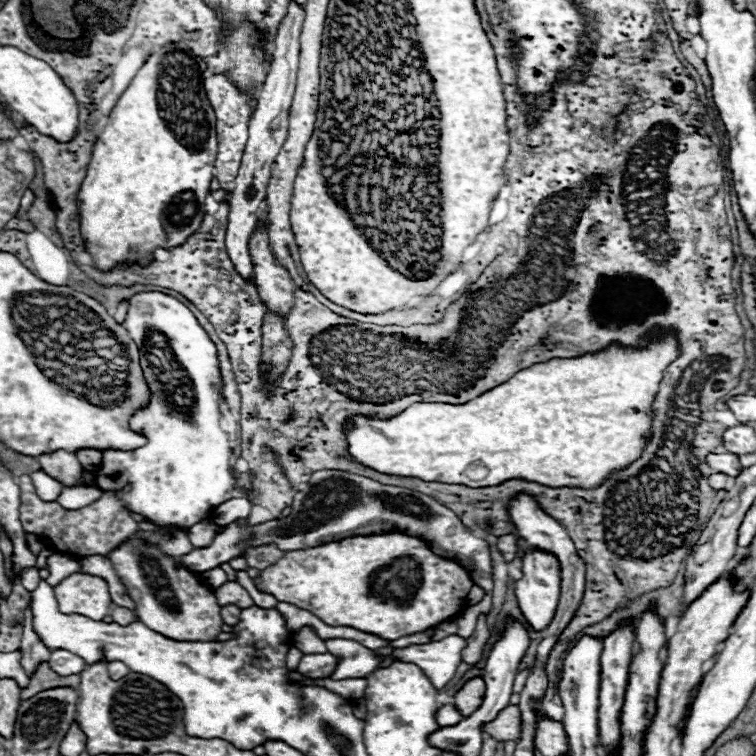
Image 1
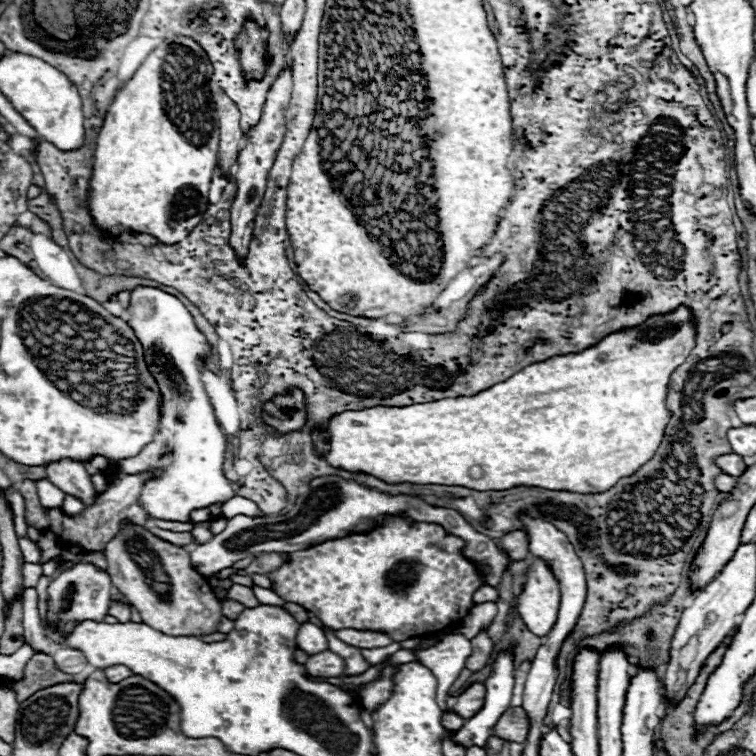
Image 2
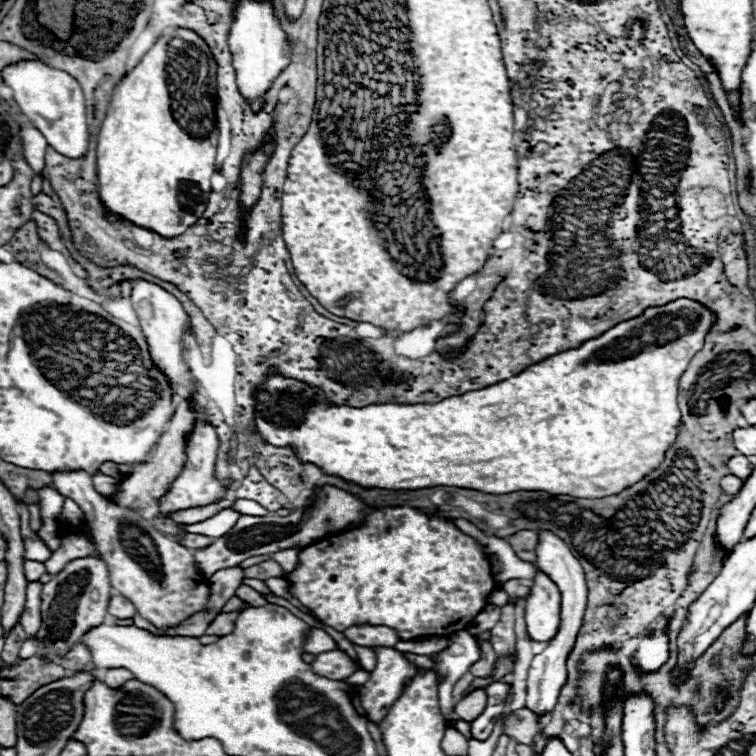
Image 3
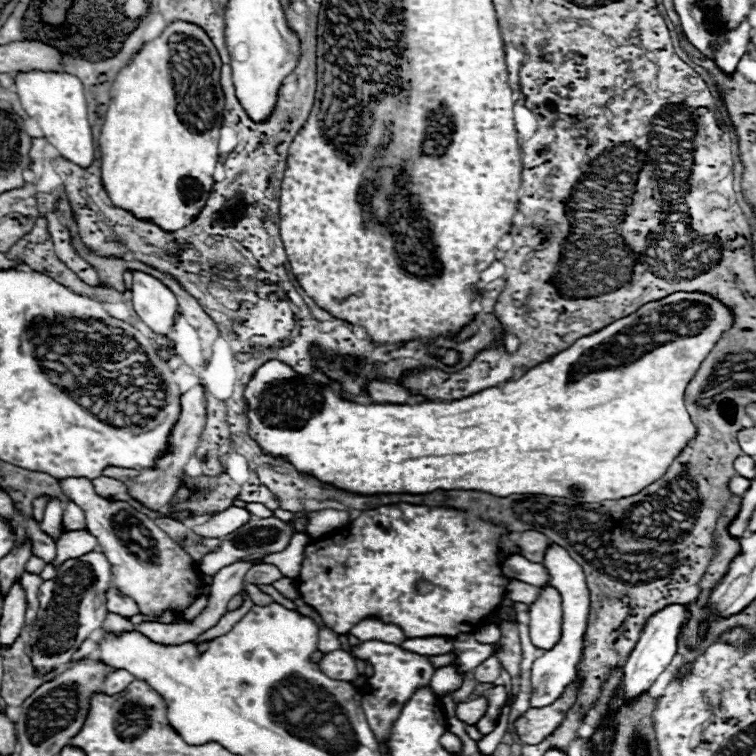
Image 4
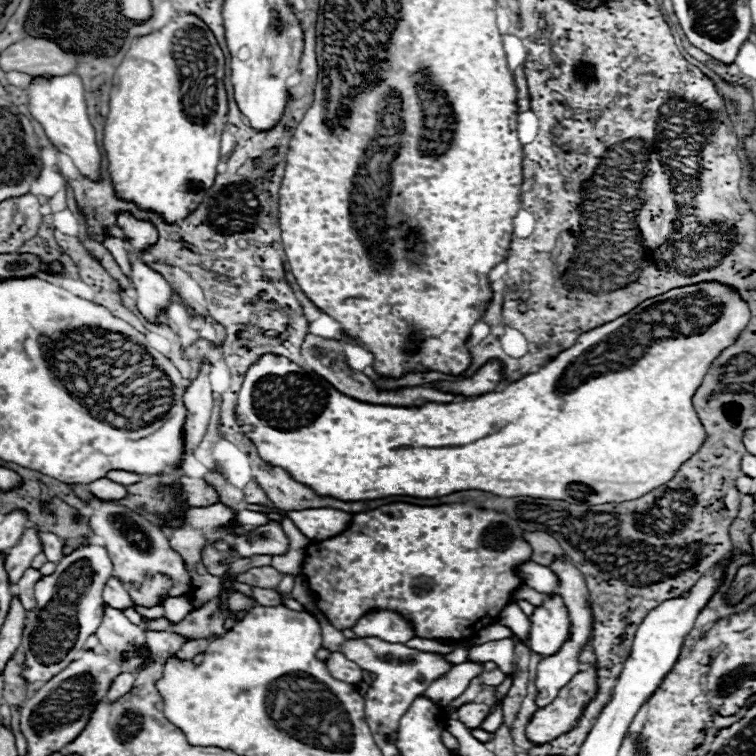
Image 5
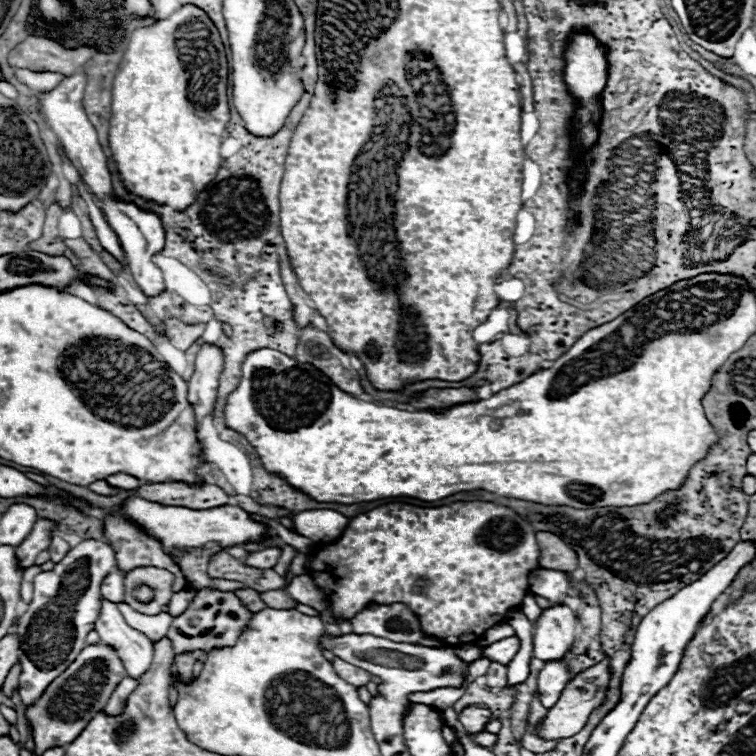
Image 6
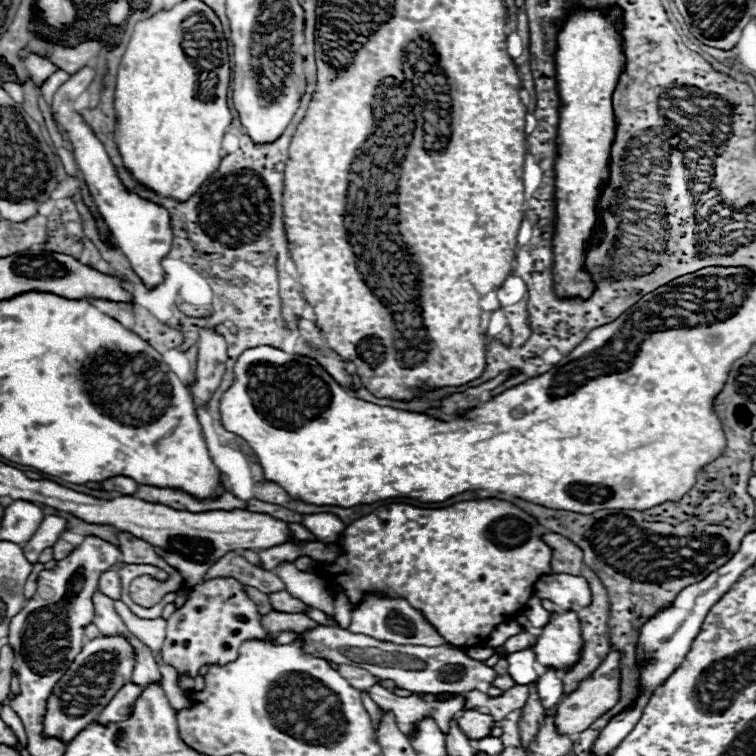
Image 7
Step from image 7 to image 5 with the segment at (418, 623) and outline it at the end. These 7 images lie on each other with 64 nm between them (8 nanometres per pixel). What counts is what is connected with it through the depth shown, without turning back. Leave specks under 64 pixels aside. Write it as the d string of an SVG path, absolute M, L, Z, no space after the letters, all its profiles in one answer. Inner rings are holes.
M372 610L364 614L352 626L352 630L356 636L378 636L382 640L402 642L402 644L416 636L412 624L402 614L392 610Z

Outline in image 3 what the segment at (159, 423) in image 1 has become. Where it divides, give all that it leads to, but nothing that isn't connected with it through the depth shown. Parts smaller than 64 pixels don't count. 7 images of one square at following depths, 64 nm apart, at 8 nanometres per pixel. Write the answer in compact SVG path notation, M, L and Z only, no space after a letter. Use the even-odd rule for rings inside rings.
M136 280L134 282L134 290L132 290L132 306L134 306L134 312L140 320L140 326L142 326L142 332L146 334L146 340L148 340L148 348L150 348L150 356L154 360L154 364L170 376L172 380L172 390L174 394L178 396L188 396L188 394L194 394L194 386L188 386L184 388L180 382L188 380L190 378L190 370L188 366L184 364L184 356L182 356L182 334L186 328L190 328L190 322L188 322L188 316L182 308L182 304L164 288L160 288L158 284L152 284L152 282L146 282L146 280ZM198 420L196 428L194 428L194 434L190 436L190 442L188 442L188 462L186 462L182 474L174 480L172 490L160 502L160 512L162 514L184 510L184 508L206 506L206 504L212 504L214 500L226 496L222 482L218 478L214 478L216 450L218 450L218 438L216 438L214 428L212 426L206 426L204 420Z

